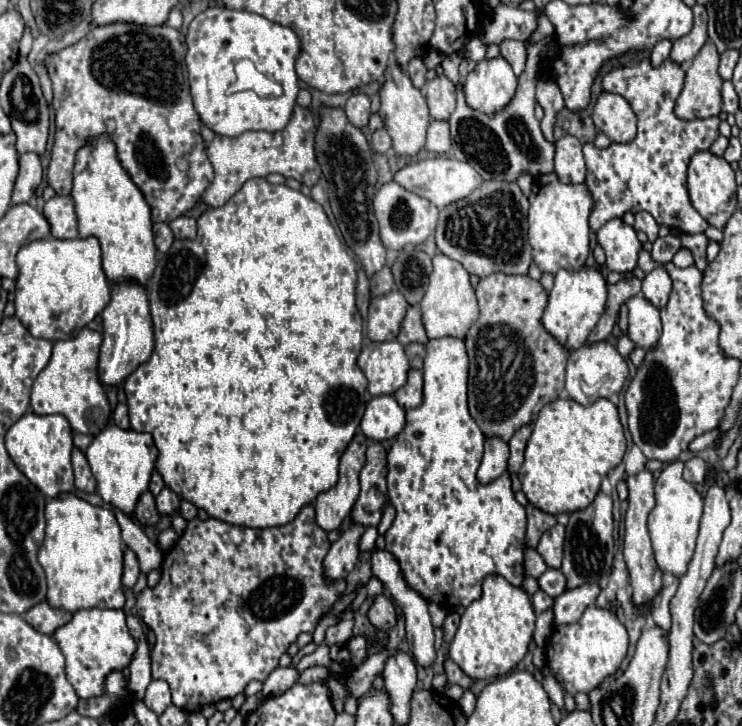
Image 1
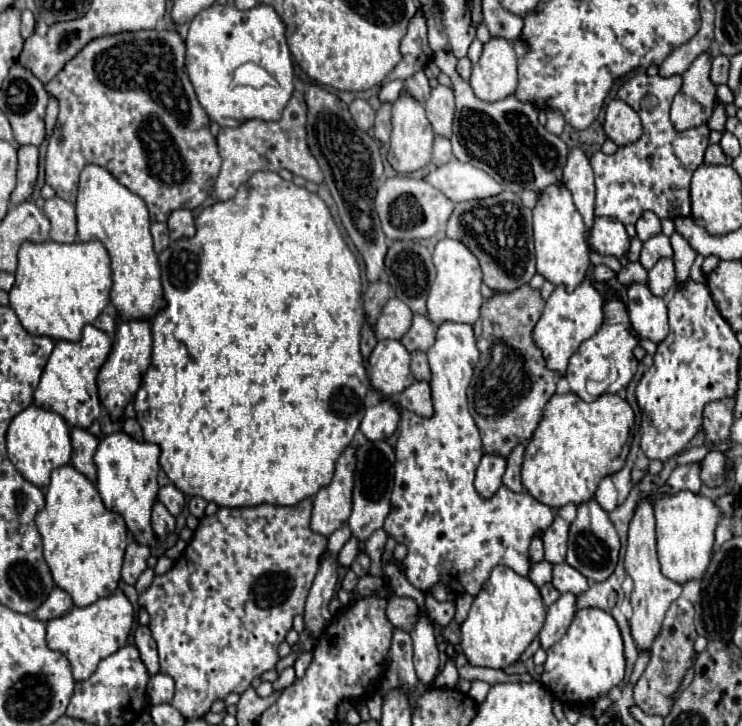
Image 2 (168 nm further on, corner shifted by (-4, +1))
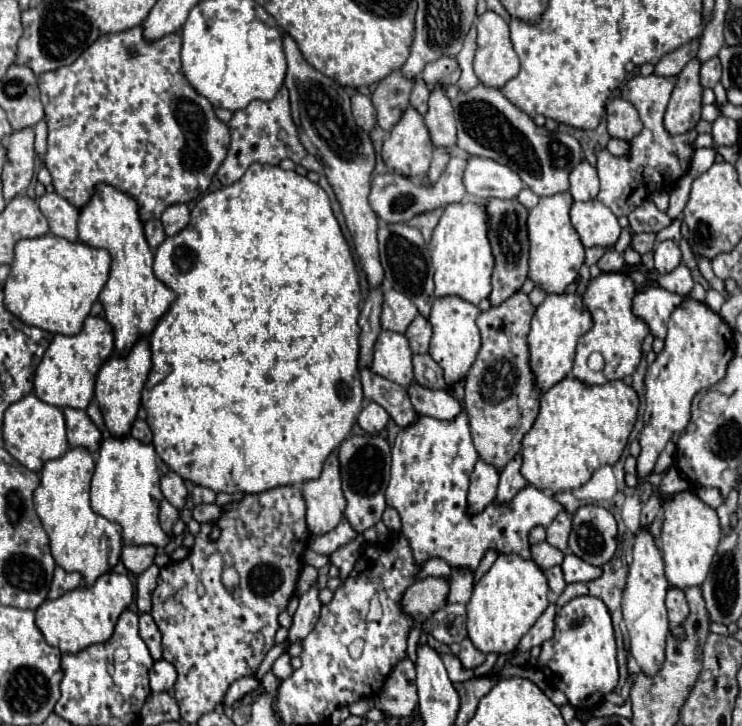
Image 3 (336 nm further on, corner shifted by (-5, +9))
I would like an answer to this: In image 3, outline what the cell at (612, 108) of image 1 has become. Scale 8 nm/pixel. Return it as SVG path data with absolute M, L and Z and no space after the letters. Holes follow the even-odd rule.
M615 97L607 103L607 129L611 137L631 141L641 133L643 123L637 115L637 109L629 101Z

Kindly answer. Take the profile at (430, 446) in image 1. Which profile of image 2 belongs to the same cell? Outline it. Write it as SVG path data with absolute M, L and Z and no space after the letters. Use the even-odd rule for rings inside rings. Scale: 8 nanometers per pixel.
M442 323L436 331L436 343L426 351L428 363L432 369L430 389L434 415L420 417L412 411L402 411L398 425L398 443L396 443L396 463L394 463L394 489L390 497L392 511L386 517L384 531L396 543L406 545L408 555L402 561L406 579L420 591L430 591L434 585L442 583L452 593L462 595L470 593L476 597L480 587L486 583L490 571L496 565L506 565L518 575L528 577L530 557L528 547L536 531L546 531L554 519L552 509L536 501L528 493L514 493L508 487L500 487L494 497L484 499L474 489L474 473L484 455L478 427L468 411L466 389L474 371L474 361L478 361L478 349L470 325L462 323Z

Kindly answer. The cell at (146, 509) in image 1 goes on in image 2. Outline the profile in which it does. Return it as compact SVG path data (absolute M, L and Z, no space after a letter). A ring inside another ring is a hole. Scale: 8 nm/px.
M156 501L152 507L152 529L154 529L154 533L164 539L174 531L174 527L176 527L174 517L168 513L168 509L160 501Z

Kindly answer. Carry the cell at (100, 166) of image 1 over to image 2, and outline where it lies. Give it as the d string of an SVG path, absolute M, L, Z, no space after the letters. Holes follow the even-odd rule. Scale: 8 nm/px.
M86 165L80 173L78 199L78 239L80 241L102 241L112 267L112 291L110 301L122 319L148 319L162 305L162 285L160 285L160 263L152 245L150 235L150 215L146 203L132 191L128 191L118 179L100 165Z

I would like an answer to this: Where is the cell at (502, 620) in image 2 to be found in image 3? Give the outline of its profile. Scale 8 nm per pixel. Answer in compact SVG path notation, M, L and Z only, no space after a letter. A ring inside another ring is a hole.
M501 553L493 567L479 579L467 603L467 631L473 645L483 653L511 653L519 639L533 627L533 623L547 609L549 585L545 573L533 559L521 559L515 553Z

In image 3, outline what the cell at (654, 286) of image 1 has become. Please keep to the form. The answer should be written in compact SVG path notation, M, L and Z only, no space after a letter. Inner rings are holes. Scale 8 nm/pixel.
M661 241L661 243L657 243L657 247L653 251L653 257L655 257L655 269L661 275L671 273L681 263L681 251L679 251L675 241Z

